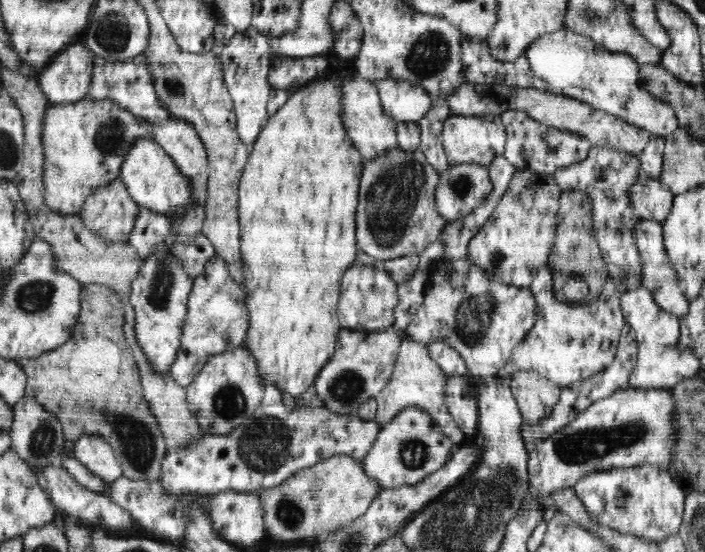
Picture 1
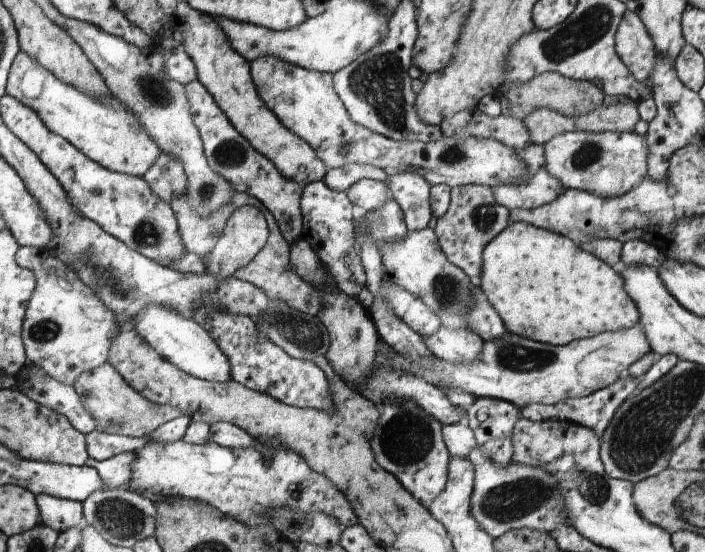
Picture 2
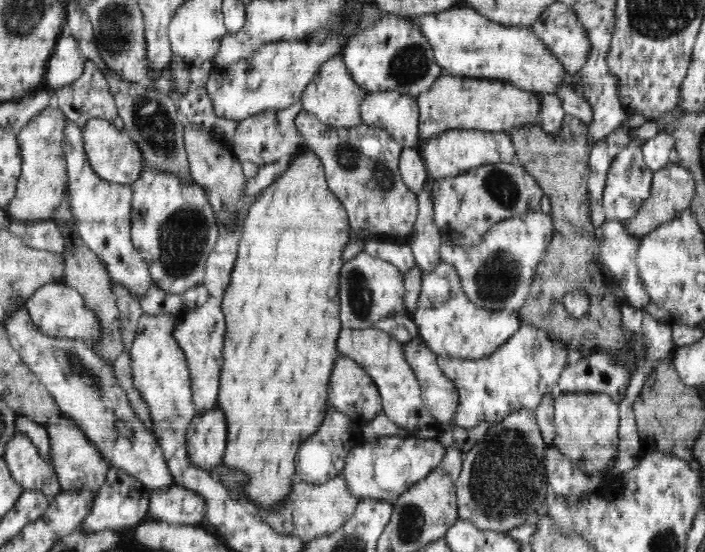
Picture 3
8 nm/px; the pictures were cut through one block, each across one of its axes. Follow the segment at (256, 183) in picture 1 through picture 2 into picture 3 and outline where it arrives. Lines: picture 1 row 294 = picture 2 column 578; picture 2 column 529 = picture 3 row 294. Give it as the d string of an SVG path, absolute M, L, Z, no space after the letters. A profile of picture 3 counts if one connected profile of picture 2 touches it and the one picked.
M307 147L303 148L298 156L292 156L290 168L278 178L274 185L260 194L251 208L249 214L243 219L243 228L237 250L237 258L229 279L228 288L224 292L221 309L225 316L226 338L223 346L223 368L219 376L219 389L217 394L217 408L224 413L227 426L227 445L223 456L225 468L232 473L244 473L245 478L240 483L232 482L232 497L236 500L251 504L257 513L279 512L282 505L291 497L296 476L295 460L299 446L318 432L323 422L324 413L330 407L328 402L328 383L334 369L336 360L340 357L337 353L337 338L341 329L340 310L340 269L344 266L342 254L344 248L351 242L352 234L349 226L348 214L341 205L339 198L328 186L322 161L316 153Z

